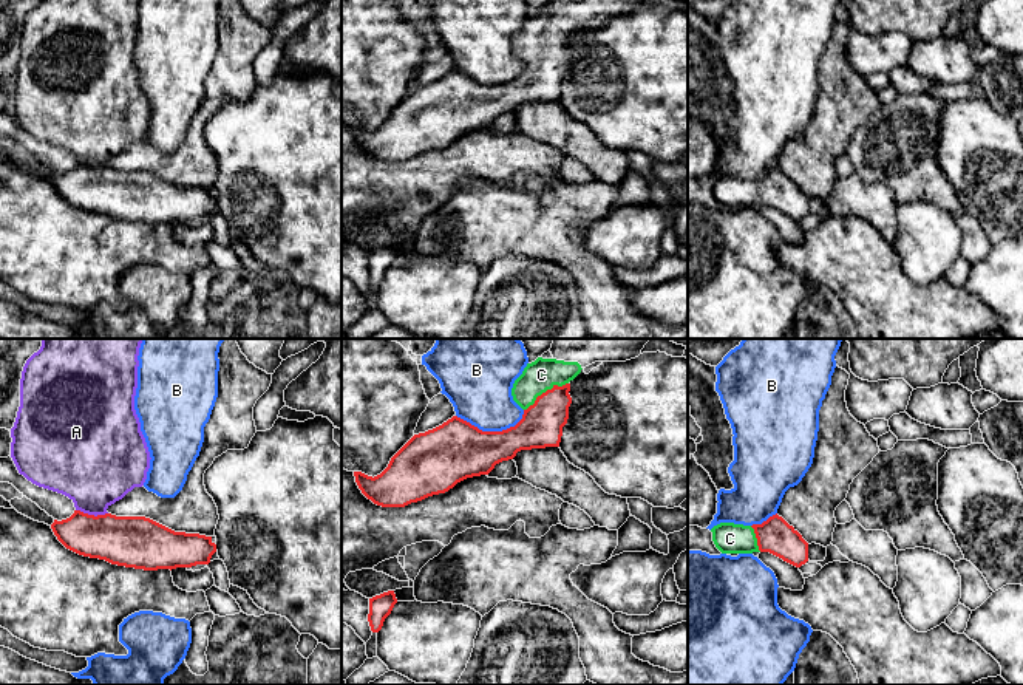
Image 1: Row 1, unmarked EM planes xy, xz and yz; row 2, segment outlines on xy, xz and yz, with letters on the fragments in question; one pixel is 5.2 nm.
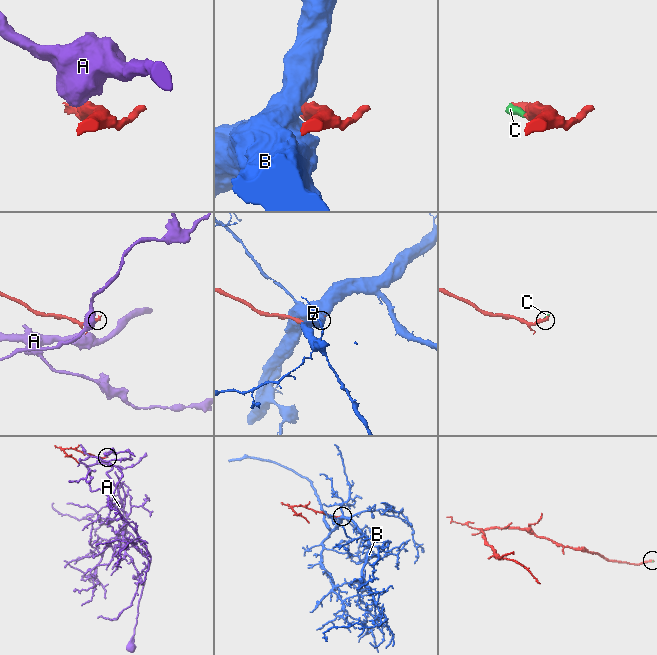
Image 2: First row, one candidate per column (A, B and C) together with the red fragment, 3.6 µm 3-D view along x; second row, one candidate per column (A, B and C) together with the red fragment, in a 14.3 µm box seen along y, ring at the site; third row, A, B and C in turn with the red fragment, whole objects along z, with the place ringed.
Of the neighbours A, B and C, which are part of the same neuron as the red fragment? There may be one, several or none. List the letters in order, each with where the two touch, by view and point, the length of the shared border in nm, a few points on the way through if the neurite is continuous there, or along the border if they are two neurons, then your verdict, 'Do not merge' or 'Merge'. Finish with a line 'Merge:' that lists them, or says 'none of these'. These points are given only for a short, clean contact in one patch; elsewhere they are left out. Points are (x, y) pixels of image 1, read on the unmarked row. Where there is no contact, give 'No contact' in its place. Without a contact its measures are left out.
A: Touches red at xy (91, 169). Shared border 170 nm. Boundary: xy (76, 163), (95, 169), (107, 167). Do not merge
B: Touches red at xz (492, 85). Shared border 360 nm. Do not merge
C: Touches red at xz (546, 45). Shared border 280 nm. Path across: xz (541, 79), (546, 65), (546, 45), (541, 28). Merge
Merge: C

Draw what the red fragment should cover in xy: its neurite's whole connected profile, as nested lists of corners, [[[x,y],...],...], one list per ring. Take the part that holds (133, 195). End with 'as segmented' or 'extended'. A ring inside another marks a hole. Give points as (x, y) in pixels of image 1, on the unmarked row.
[[[74,164],[66,173],[54,173],[51,182],[66,203],[79,209],[144,224],[172,224],[176,221],[209,218],[212,209],[216,206],[212,190],[175,186],[145,170],[116,170],[111,167],[94,170]]]; as segmented

